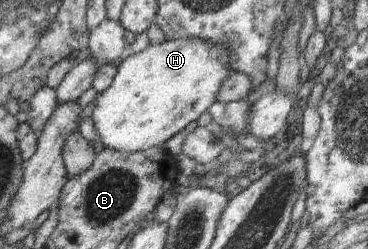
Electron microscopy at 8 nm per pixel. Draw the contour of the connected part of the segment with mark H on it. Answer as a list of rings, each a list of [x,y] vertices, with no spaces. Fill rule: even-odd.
[[[185,37],[175,40],[164,40],[159,44],[148,44],[146,49],[139,51],[138,53],[128,55],[117,63],[117,72],[113,77],[111,86],[106,89],[105,92],[98,94],[96,97],[96,107],[92,113],[91,118],[94,122],[94,127],[99,135],[99,141],[101,141],[106,148],[110,148],[121,152],[141,152],[142,150],[159,146],[162,147],[165,141],[168,141],[173,135],[176,135],[179,131],[182,131],[187,125],[190,125],[192,121],[196,121],[204,111],[208,111],[208,108],[217,101],[218,92],[222,87],[223,81],[232,73],[229,64],[229,55],[227,51],[221,45],[209,44],[206,40],[197,37]]]

